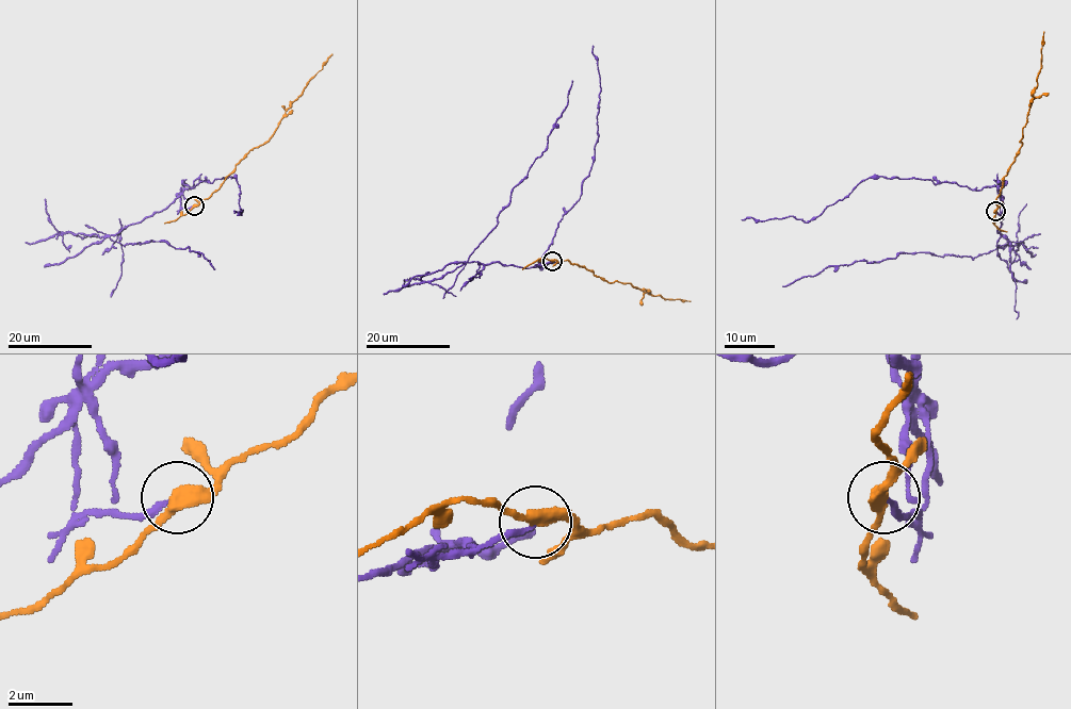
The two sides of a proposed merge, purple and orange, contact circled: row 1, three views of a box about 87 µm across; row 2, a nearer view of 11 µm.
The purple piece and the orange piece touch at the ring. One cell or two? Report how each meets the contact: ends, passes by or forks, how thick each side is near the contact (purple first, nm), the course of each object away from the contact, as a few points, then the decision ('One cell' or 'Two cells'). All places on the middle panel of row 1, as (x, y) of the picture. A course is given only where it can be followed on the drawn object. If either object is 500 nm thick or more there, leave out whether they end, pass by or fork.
At the ring purple ends. At the ring orange passes by. Thickness 170 nm (purple) against 380 nm. Course of purple: (551, 261), (523, 268), (467, 260), (498, 223), (510, 192), (546, 148), (548, 134), (566, 106), (572, 80). Course of orange: (551, 261), (568, 260), (609, 282), (629, 283), (664, 299), (691, 301). Two cells

